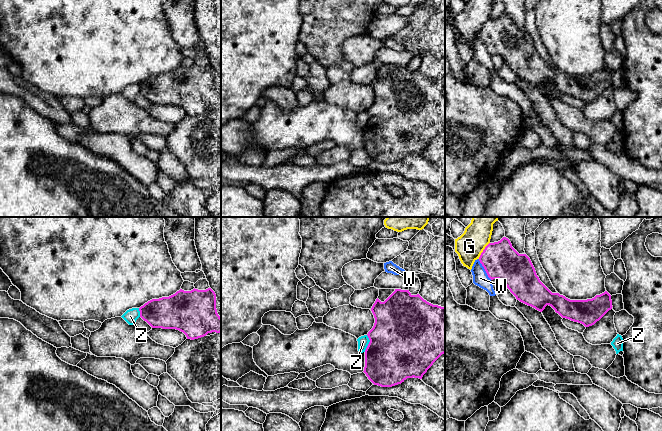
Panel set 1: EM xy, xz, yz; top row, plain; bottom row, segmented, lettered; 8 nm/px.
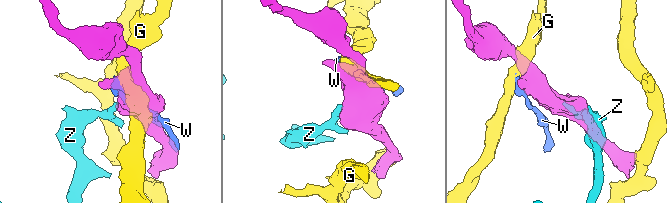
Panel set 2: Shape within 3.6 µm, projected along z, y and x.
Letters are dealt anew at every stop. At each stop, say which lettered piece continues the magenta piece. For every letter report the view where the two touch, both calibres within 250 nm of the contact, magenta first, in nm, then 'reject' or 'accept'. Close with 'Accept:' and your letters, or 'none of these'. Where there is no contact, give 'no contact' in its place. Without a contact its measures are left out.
G: yz | 300/220 nm | reject
W: yz | 300/130 nm | reject
Z: xz | 500/90 nm | reject
Accept: none of these

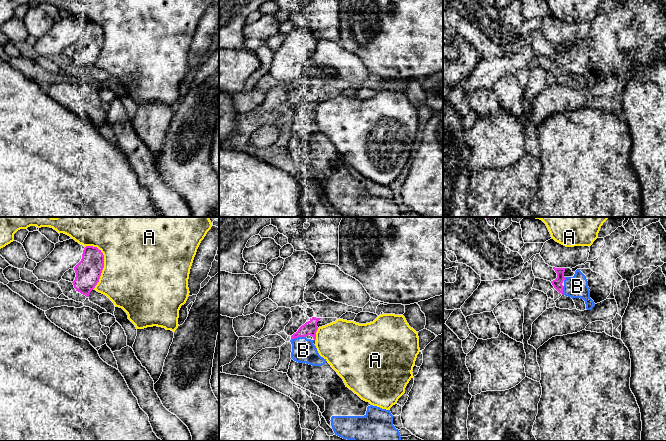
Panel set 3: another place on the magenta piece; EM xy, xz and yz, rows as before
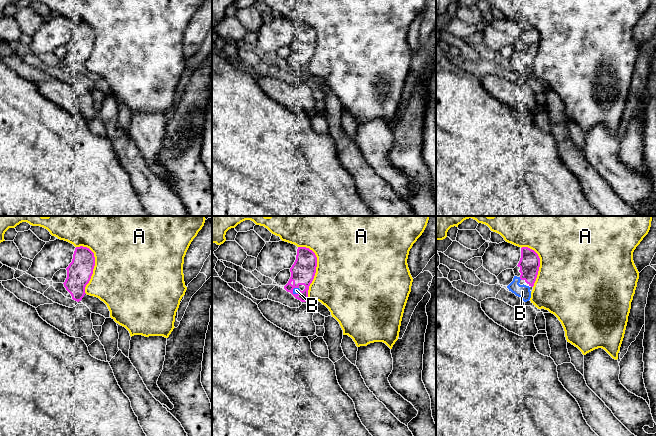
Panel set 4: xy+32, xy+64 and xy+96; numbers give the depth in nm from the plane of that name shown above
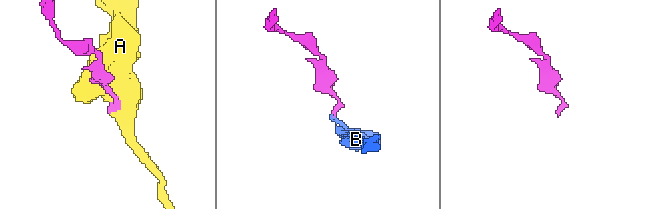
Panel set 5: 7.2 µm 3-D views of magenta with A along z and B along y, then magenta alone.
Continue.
A: xy | 200/500 nm | reject
B: xz | 110/190 nm | accept
Accept: B

